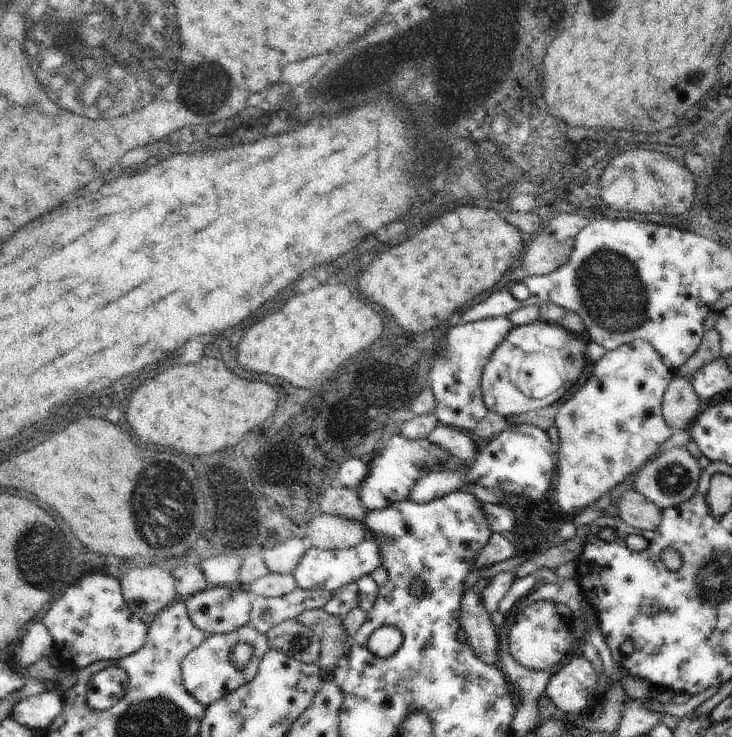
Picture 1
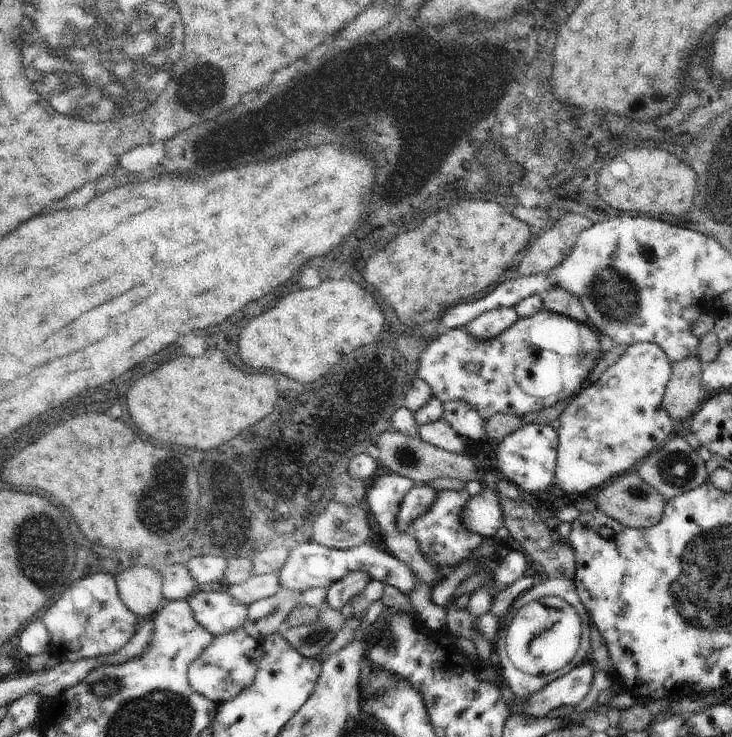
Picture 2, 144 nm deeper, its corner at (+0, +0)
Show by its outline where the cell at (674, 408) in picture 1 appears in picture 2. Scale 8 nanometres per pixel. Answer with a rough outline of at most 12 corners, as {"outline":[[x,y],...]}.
{"outline":[[699,358],[671,364],[663,408],[691,418],[705,402]]}

